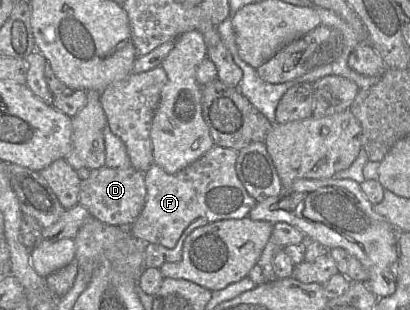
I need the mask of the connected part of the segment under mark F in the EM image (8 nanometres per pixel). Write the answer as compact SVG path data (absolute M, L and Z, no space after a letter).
M215 145L200 159L174 174L168 174L160 166L152 164L145 172L146 204L140 216L130 225L131 234L146 243L159 244L172 249L186 228L199 218L205 218L209 223L214 223L248 217L258 202L249 195L237 175L237 158L238 151Z

